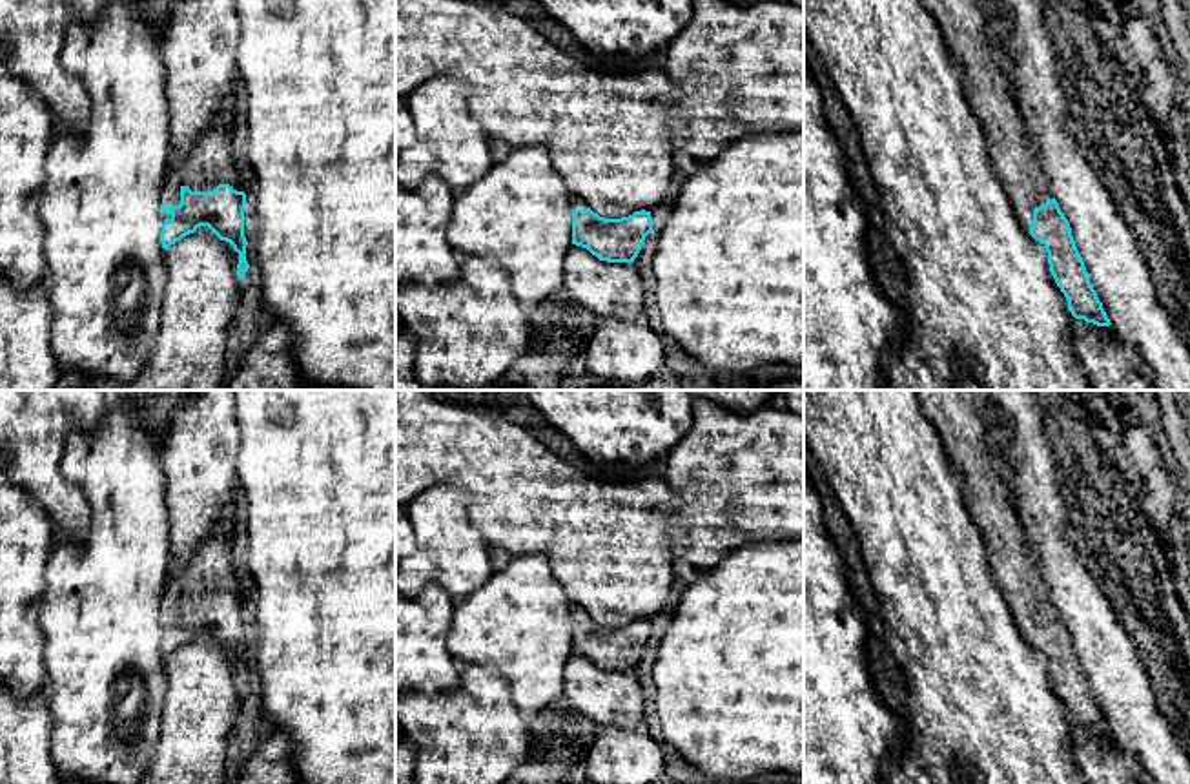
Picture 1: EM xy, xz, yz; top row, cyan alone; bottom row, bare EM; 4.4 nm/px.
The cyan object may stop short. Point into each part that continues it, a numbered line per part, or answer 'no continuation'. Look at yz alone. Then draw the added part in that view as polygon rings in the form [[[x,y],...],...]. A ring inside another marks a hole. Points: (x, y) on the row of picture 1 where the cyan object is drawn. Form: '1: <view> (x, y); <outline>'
1: yz (1015, 159); [[[922,0],[922,4],[940,24],[949,55],[962,71],[971,111],[986,131],[993,173],[1004,186],[1022,228],[1030,232],[1033,210],[1044,206],[1048,199],[1053,199],[1053,190],[1042,170],[1039,150],[1026,133],[1021,106],[1010,91],[993,49],[986,42],[984,15],[977,0]]]

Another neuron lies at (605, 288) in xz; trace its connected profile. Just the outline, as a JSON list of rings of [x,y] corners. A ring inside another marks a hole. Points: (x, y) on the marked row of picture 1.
[[[576,244],[565,255],[561,290],[598,319],[616,317],[632,323],[647,310],[647,292],[634,263],[600,261]]]

